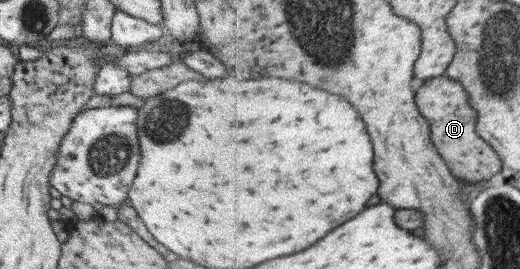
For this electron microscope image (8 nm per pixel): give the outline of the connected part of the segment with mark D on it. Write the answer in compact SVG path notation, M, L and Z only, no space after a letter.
M448 77L432 79L428 81L418 93L416 101L420 103L420 111L428 115L432 121L432 139L436 147L440 147L440 155L452 163L452 171L460 175L460 179L466 179L470 183L480 183L480 181L490 181L494 175L502 171L502 159L494 151L490 143L486 143L478 133L476 133L476 121L478 115L468 103L468 93L464 91L462 83L452 81Z

